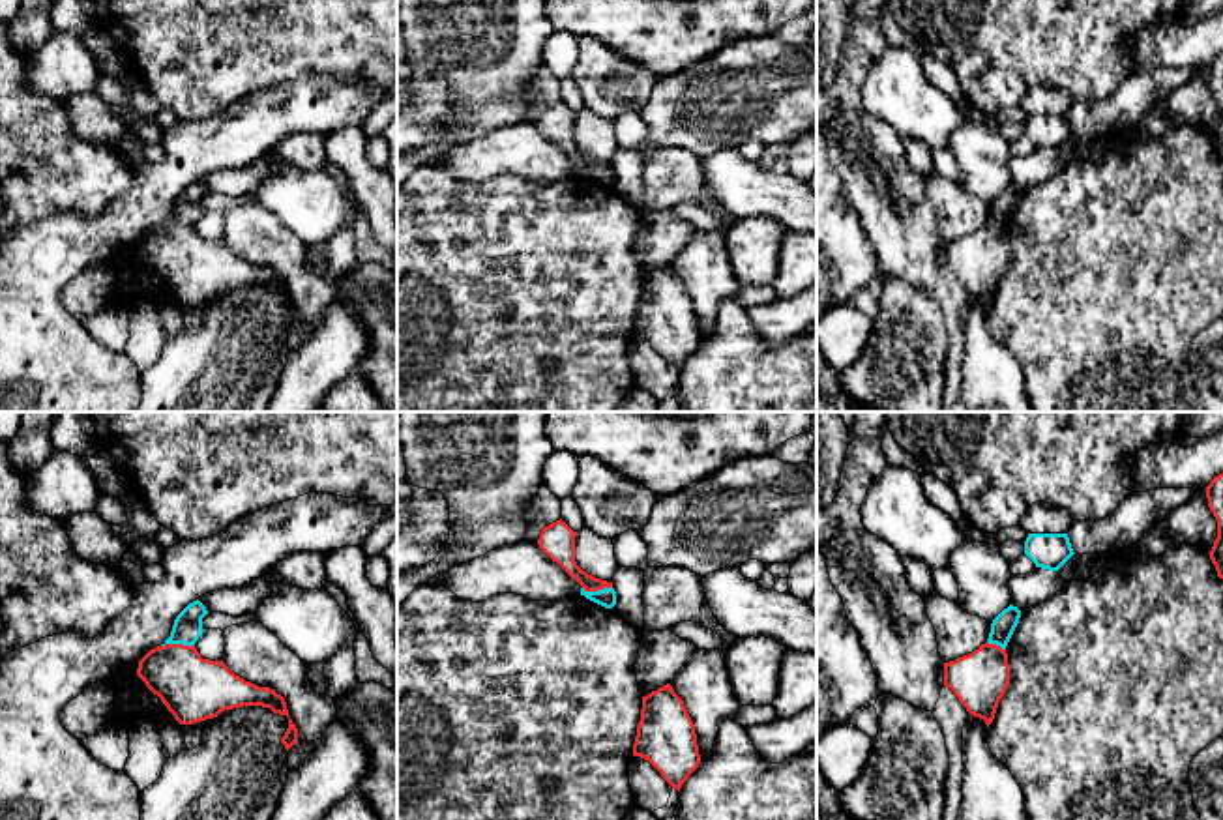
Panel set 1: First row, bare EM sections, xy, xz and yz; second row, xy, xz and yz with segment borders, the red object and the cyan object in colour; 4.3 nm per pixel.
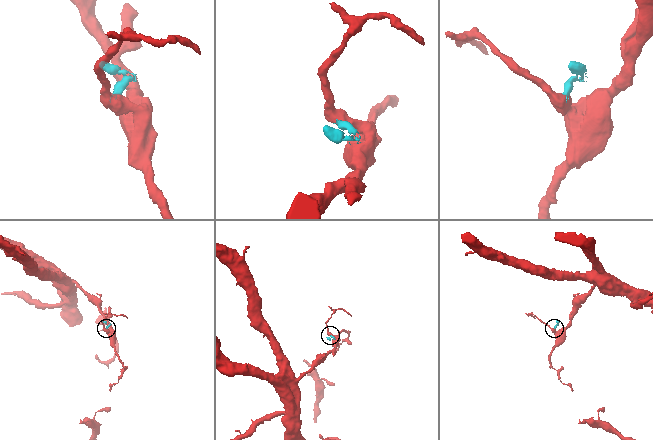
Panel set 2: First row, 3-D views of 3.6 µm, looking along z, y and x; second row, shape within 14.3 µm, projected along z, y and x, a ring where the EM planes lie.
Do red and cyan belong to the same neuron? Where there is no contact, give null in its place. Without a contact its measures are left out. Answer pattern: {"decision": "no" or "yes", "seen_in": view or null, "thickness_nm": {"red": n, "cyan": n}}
{"decision": "no", "seen_in": "xy", "thickness_nm": {"red": 280, "cyan": 130}}

